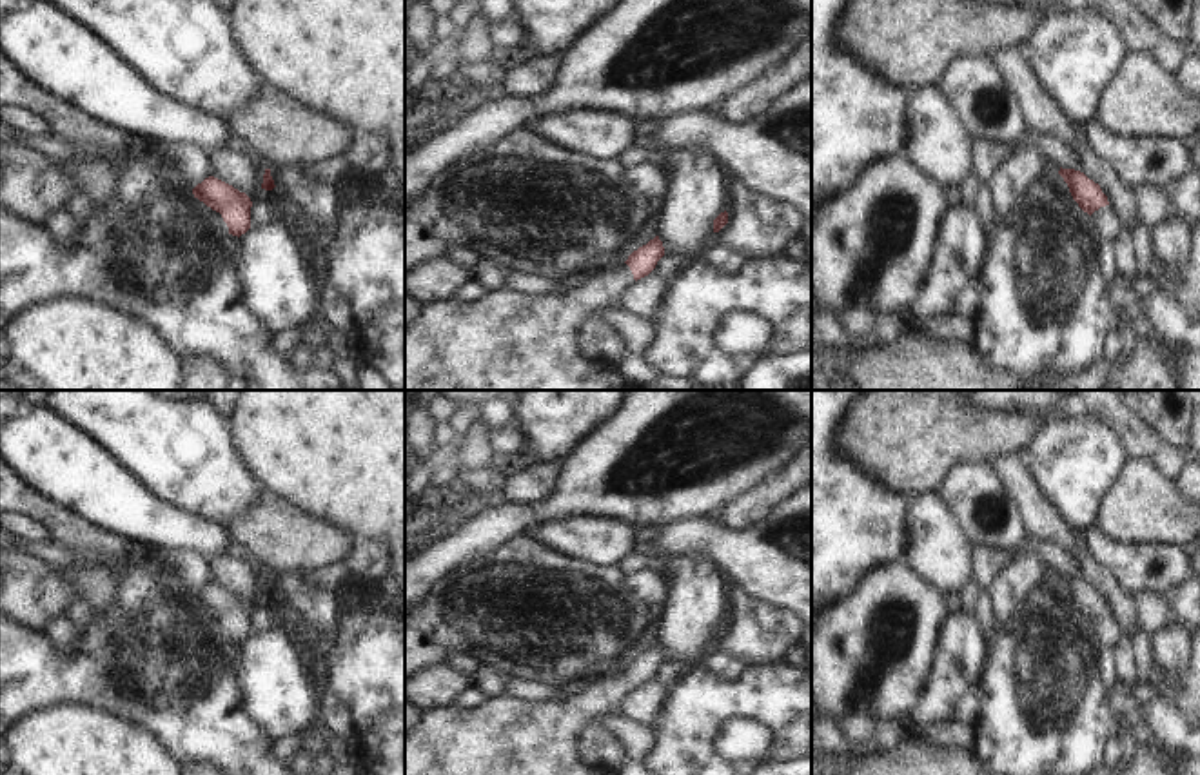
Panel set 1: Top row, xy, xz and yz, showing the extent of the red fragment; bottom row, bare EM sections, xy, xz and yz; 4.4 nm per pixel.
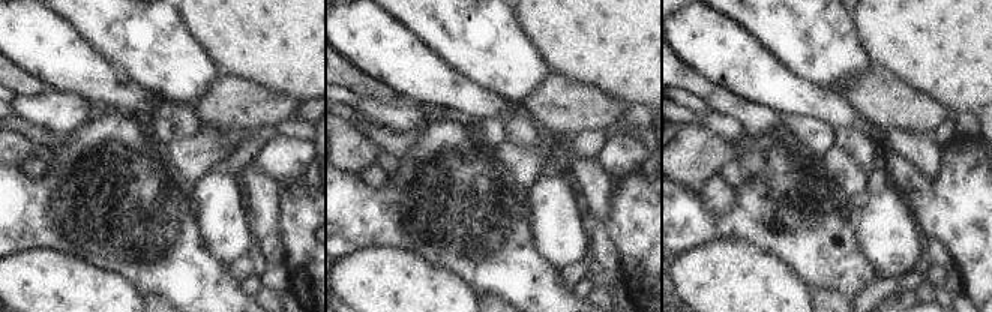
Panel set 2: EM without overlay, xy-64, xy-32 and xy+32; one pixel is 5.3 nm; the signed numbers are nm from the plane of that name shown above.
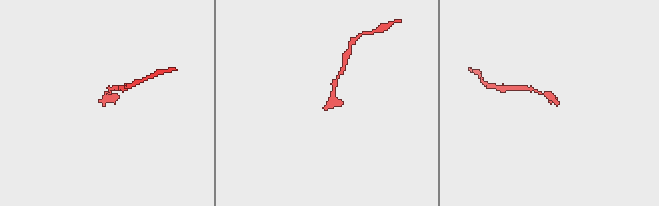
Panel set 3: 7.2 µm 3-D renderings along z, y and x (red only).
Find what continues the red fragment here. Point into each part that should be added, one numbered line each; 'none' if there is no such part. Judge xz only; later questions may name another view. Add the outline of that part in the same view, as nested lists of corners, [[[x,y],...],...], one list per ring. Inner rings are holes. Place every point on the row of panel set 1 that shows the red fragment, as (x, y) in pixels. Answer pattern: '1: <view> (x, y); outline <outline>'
1: xz (505, 340); outline [[[626,263],[592,274],[566,294],[525,296],[510,289],[485,292],[472,303],[443,299],[421,305],[405,327],[405,390],[625,390],[626,378],[612,365],[601,368],[581,354],[577,332],[585,319],[595,316],[635,283]]]

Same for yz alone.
1: yz (1106, 225); outline [[[1106,205],[1095,211],[1089,221],[1091,221],[1091,232],[1095,234],[1098,243],[1107,241],[1113,243],[1120,236],[1120,231],[1124,229],[1113,205]]]

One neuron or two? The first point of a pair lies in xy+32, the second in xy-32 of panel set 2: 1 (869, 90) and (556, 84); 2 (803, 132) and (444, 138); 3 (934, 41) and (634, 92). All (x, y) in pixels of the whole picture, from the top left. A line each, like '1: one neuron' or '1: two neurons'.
1: one neuron
2: two neurons
3: one neuron

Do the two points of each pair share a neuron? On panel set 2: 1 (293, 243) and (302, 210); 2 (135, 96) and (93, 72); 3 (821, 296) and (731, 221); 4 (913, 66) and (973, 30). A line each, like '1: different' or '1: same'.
1: same
2: same
3: different
4: same

